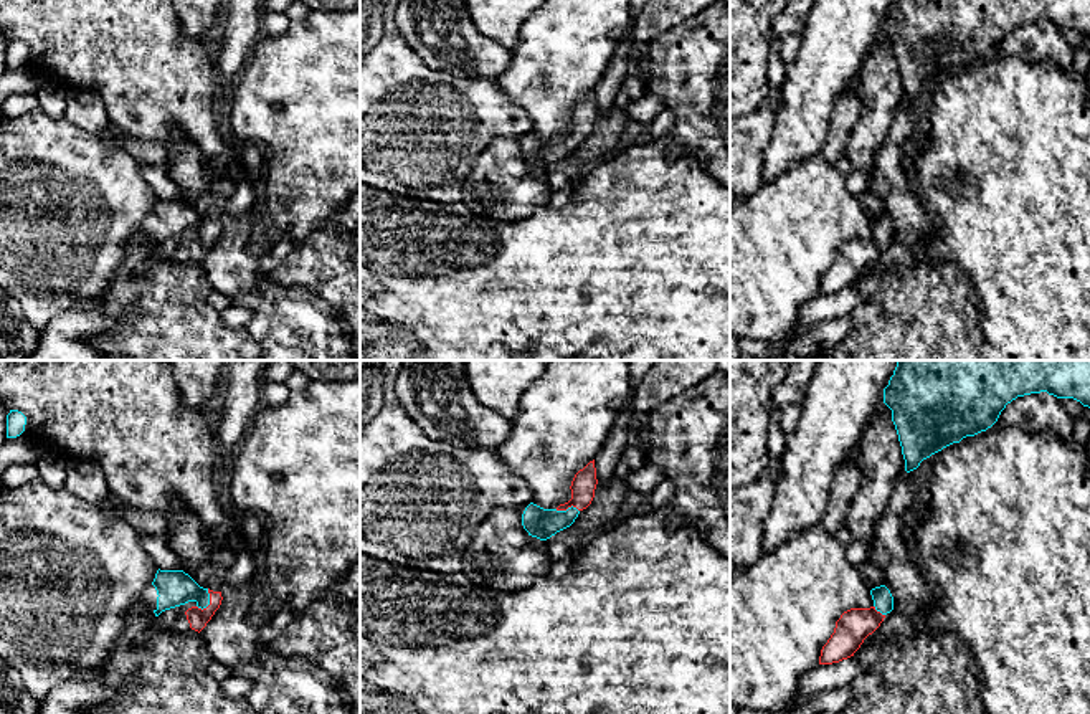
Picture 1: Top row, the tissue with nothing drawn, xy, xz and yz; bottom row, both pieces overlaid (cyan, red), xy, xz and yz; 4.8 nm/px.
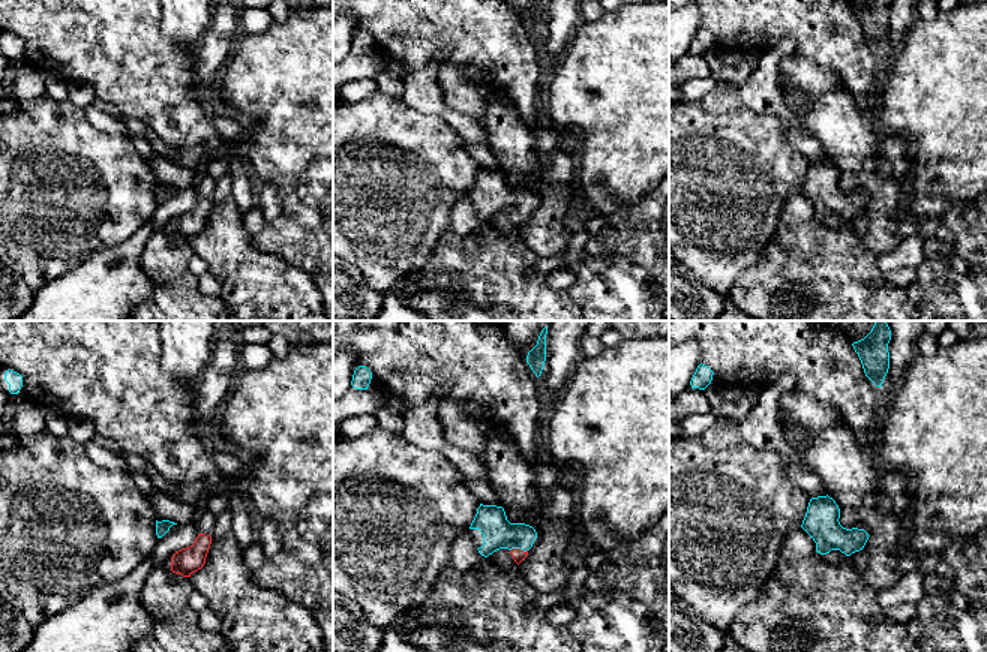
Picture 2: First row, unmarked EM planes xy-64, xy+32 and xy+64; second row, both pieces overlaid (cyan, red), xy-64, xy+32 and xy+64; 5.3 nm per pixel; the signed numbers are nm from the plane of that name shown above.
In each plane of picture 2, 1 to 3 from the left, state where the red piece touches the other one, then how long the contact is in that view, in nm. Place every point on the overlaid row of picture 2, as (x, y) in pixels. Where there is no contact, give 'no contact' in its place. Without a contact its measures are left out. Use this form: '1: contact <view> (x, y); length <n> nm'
1: no contact
2: contact xy+32 (518, 547); length 100 nm
3: no contact

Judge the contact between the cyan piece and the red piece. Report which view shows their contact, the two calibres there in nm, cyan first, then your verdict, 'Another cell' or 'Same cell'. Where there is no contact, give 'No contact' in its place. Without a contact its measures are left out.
Touches cyan in xy. Thickness 180 nm (cyan) against 90 nm. Same cell

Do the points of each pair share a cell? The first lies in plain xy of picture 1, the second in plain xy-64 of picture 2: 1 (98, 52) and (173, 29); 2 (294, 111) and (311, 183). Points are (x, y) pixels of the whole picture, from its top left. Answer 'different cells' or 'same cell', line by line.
1: different cells
2: different cells

